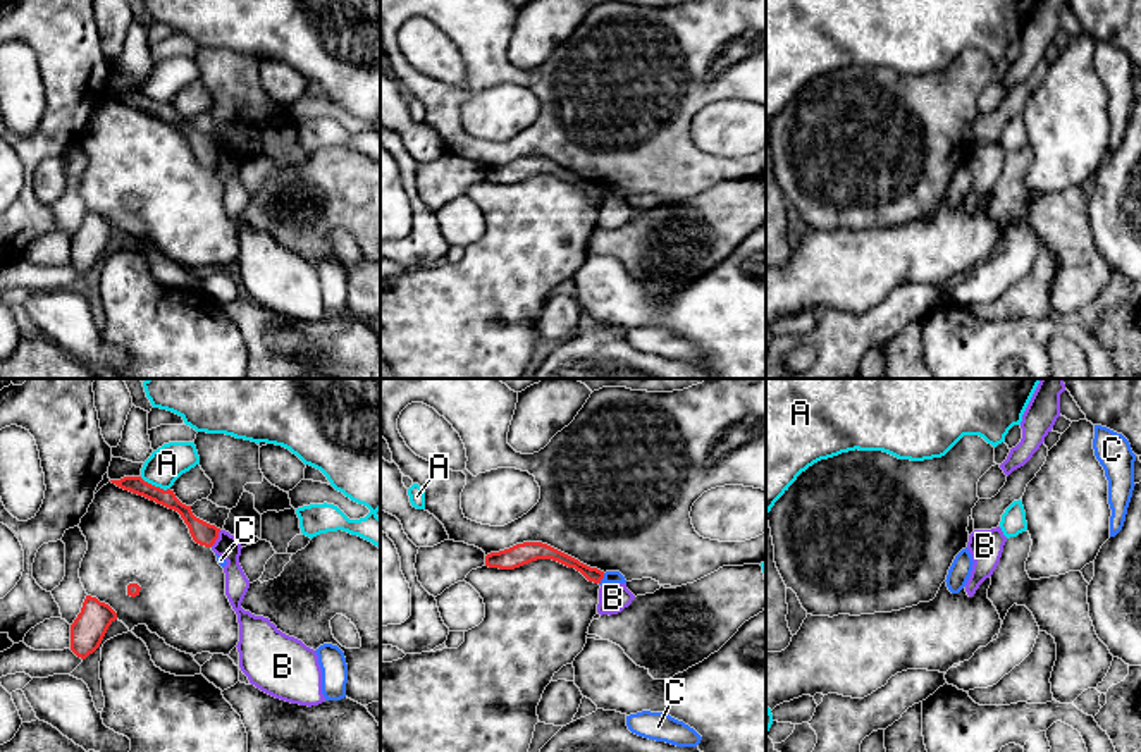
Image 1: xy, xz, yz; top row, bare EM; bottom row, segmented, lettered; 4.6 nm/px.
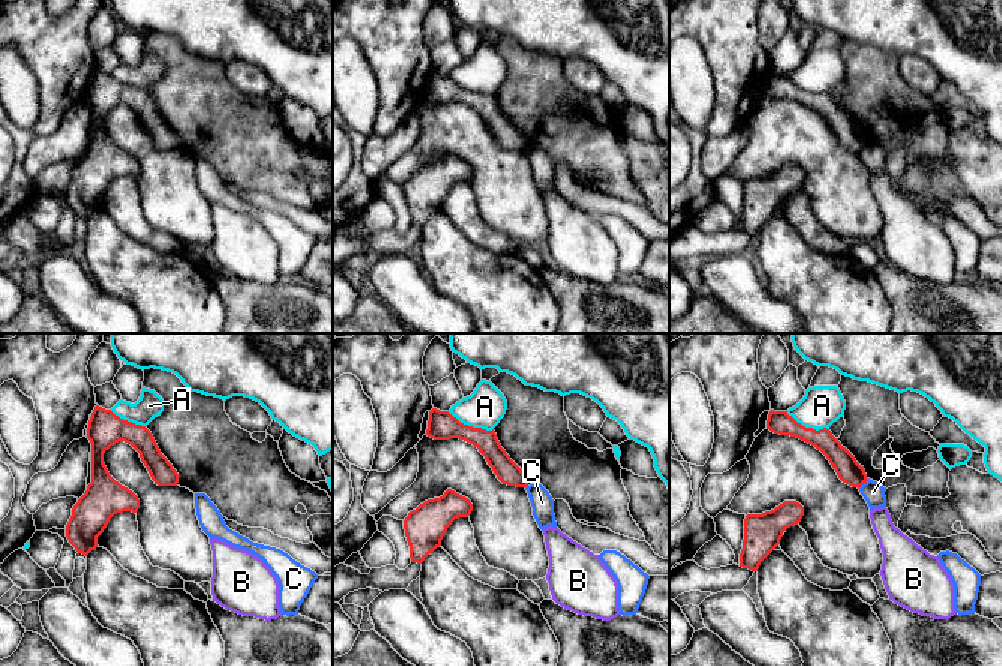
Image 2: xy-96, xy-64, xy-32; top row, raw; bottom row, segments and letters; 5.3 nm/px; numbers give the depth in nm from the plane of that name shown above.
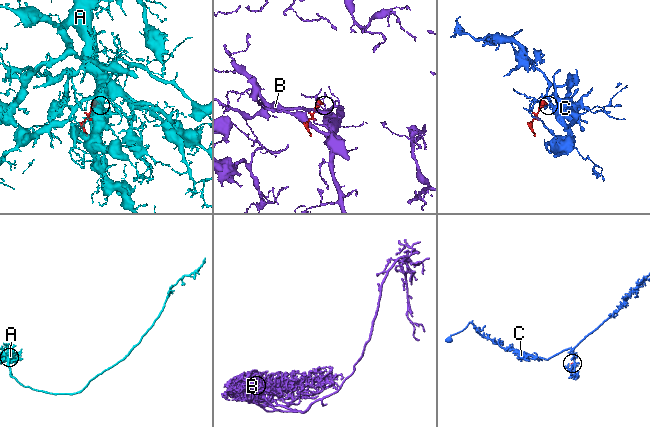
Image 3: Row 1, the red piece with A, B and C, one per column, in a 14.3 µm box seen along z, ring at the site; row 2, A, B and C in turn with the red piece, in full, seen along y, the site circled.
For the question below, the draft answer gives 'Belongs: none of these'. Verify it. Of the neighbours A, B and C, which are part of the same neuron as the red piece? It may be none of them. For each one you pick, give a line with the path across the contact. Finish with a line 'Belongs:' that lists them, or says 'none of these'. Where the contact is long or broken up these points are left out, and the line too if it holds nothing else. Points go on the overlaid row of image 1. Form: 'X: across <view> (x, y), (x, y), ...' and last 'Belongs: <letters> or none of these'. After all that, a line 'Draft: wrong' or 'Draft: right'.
Belongs: none of these
Draft: right

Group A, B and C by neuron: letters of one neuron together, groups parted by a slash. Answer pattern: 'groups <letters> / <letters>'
groups A / B / C

